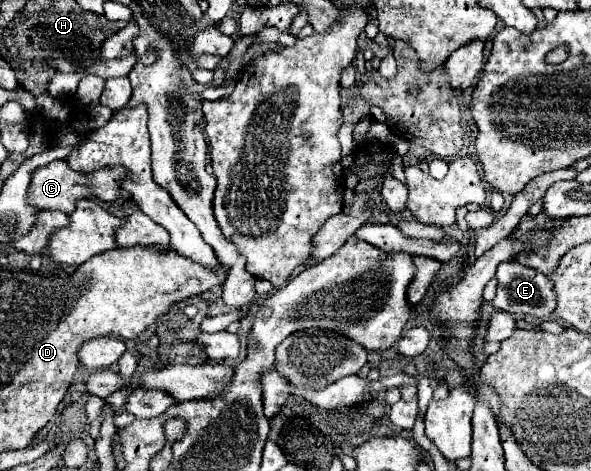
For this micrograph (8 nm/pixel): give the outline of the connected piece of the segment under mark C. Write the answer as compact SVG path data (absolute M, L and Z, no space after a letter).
M52 161L44 167L38 167L28 185L28 205L36 211L62 211L72 213L74 201L80 197L96 195L102 201L114 201L120 193L120 181L124 179L124 167L114 167L112 171L96 171L96 175L76 175L76 171L68 171L64 161Z

